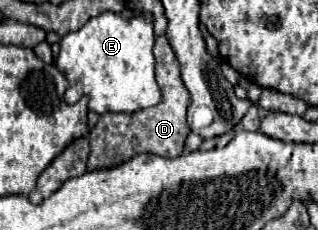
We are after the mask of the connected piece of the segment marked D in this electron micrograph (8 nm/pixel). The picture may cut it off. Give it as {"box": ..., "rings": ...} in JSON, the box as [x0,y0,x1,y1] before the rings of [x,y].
{"box":[87,36,191,170],"rings":[[[167,36],[157,38],[153,54],[155,54],[157,84],[161,88],[161,102],[153,108],[141,110],[141,114],[131,114],[131,116],[117,116],[113,112],[101,114],[99,122],[89,132],[89,142],[91,142],[91,154],[89,154],[89,162],[87,162],[89,170],[111,168],[111,166],[117,166],[143,152],[165,156],[165,158],[173,158],[183,152],[185,138],[189,134],[189,124],[185,120],[185,114],[187,114],[187,106],[189,106],[191,98],[179,78],[177,58],[175,58],[175,52],[173,52]]]}

